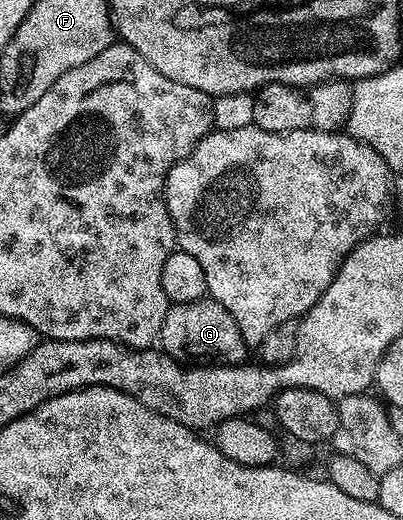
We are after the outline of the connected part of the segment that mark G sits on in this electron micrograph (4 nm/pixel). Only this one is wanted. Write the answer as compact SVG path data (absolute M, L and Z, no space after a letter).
M211 297L167 306L160 347L165 354L183 365L237 367L247 362L248 346L241 329L228 309Z

